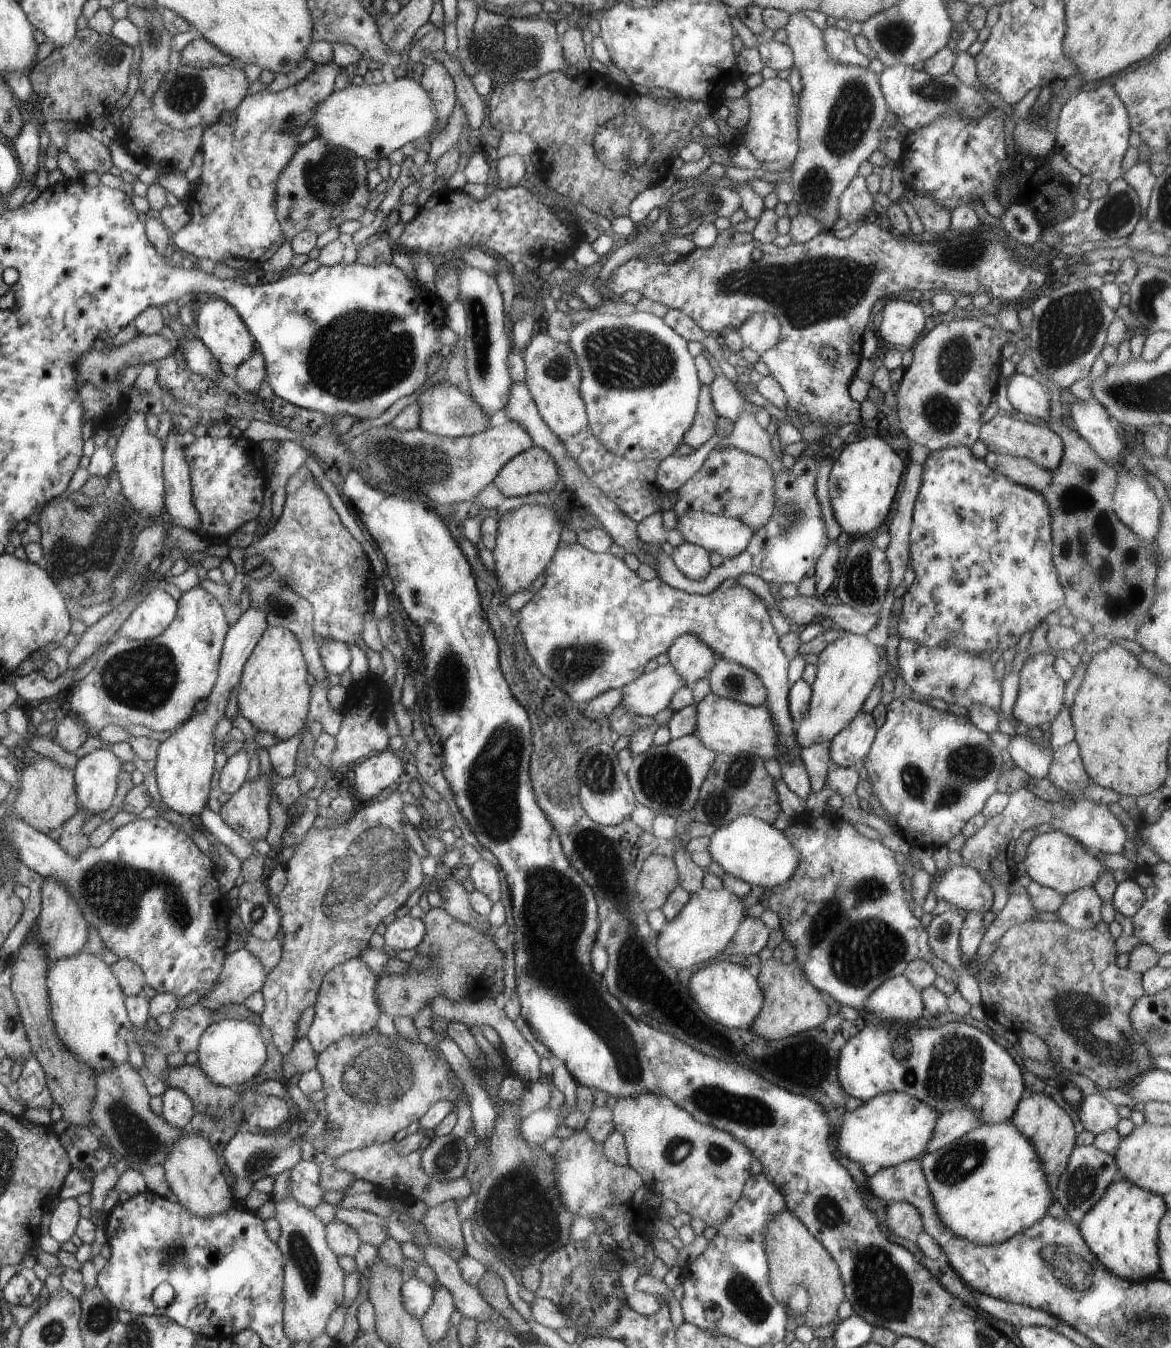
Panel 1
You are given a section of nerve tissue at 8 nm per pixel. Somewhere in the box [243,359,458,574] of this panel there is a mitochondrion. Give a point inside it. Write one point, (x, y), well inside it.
(428, 465)

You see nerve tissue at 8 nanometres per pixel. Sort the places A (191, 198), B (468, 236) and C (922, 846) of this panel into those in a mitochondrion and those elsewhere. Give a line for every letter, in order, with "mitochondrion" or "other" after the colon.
A: other
B: other
C: other

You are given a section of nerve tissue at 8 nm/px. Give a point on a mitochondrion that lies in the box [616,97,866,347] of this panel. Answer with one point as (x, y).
(816, 188)

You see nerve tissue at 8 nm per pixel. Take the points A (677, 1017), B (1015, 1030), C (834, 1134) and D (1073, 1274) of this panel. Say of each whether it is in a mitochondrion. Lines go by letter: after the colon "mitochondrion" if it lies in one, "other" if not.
A: other
B: other
C: other
D: mitochondrion

